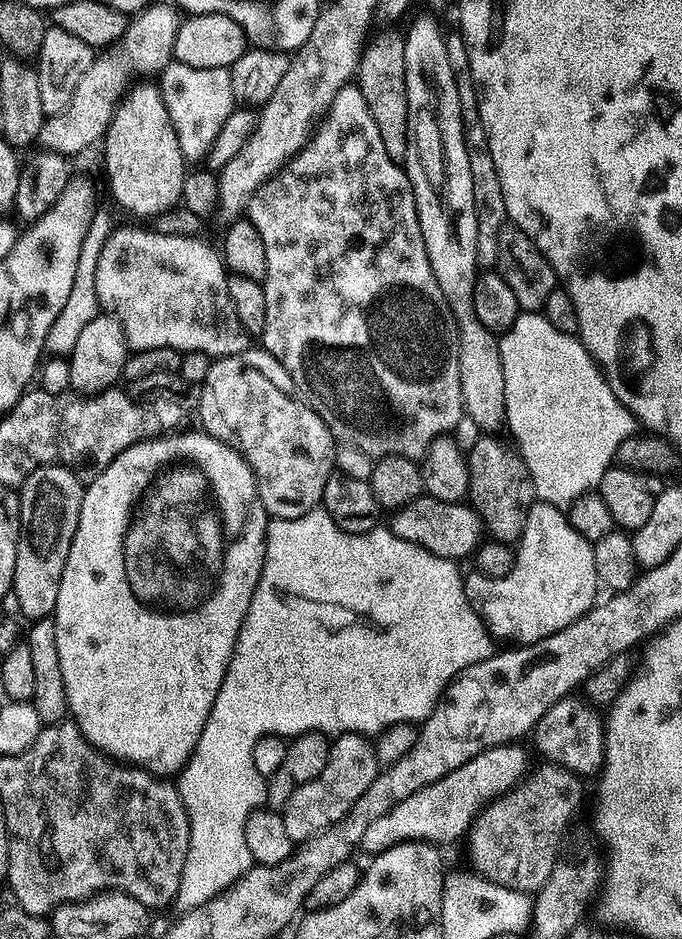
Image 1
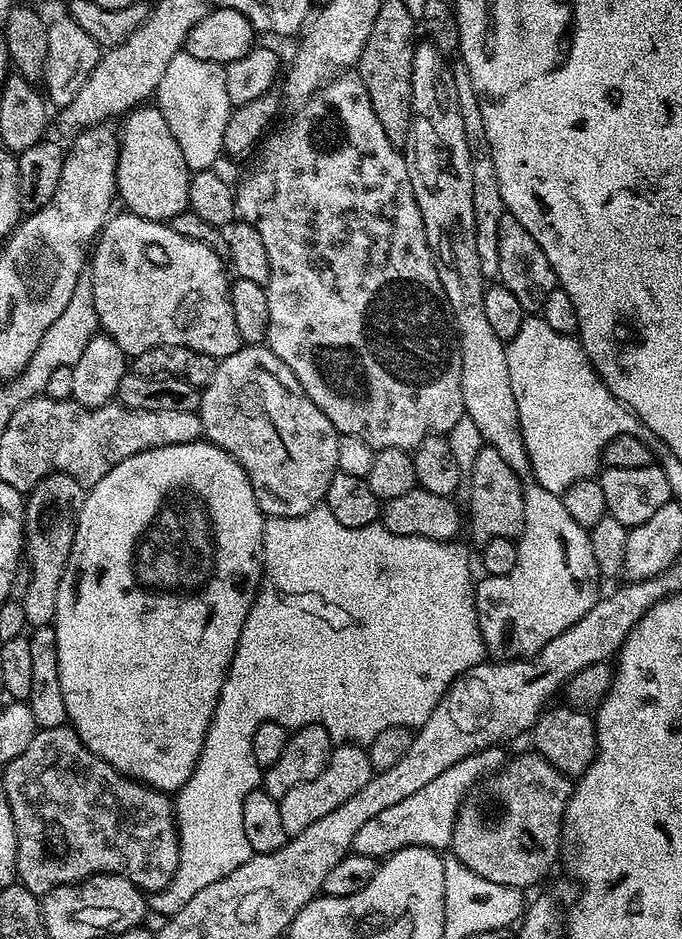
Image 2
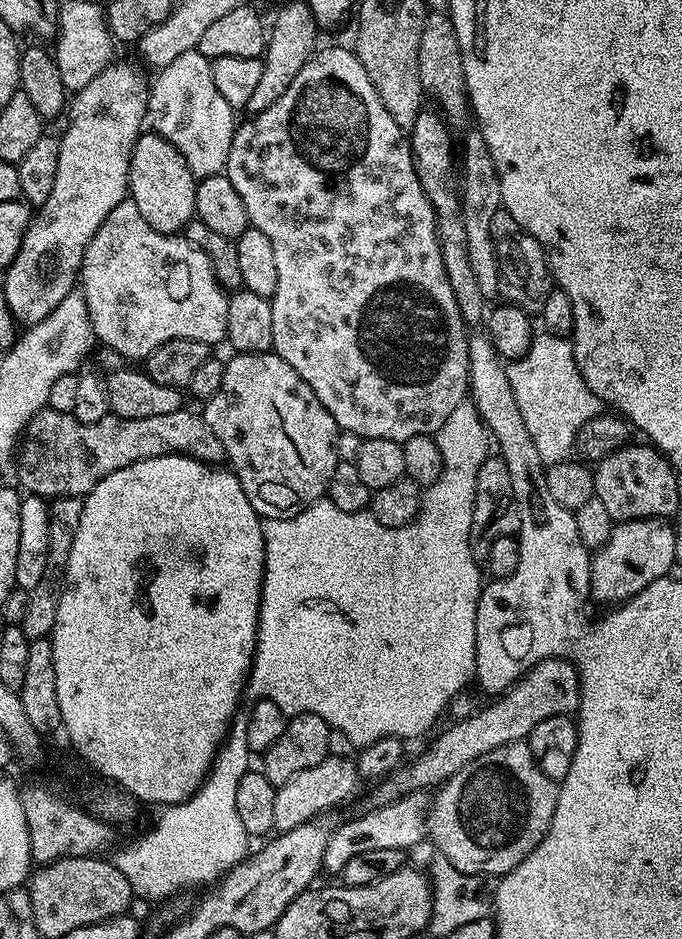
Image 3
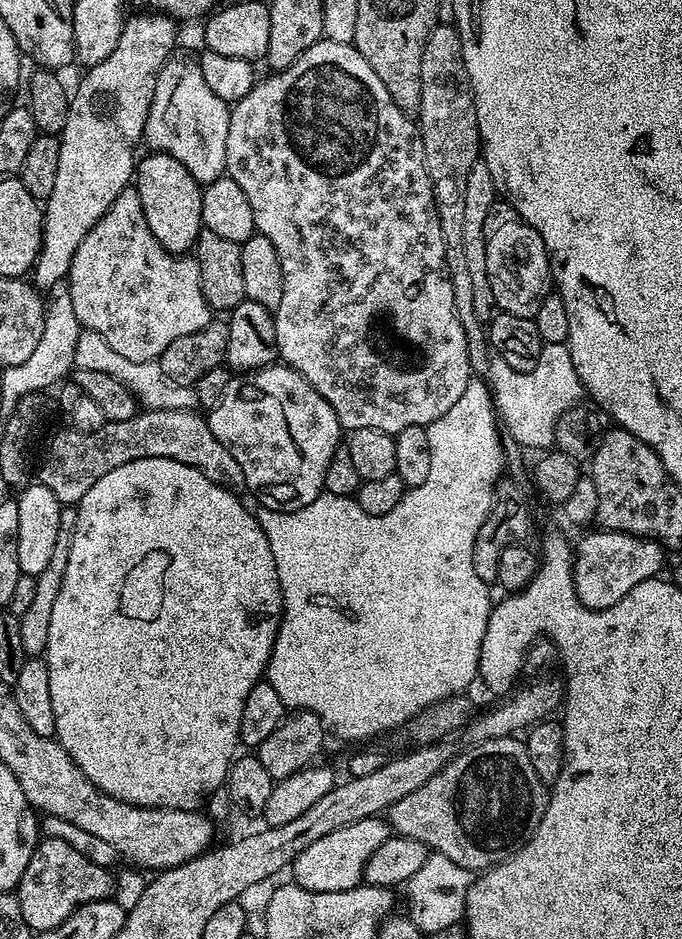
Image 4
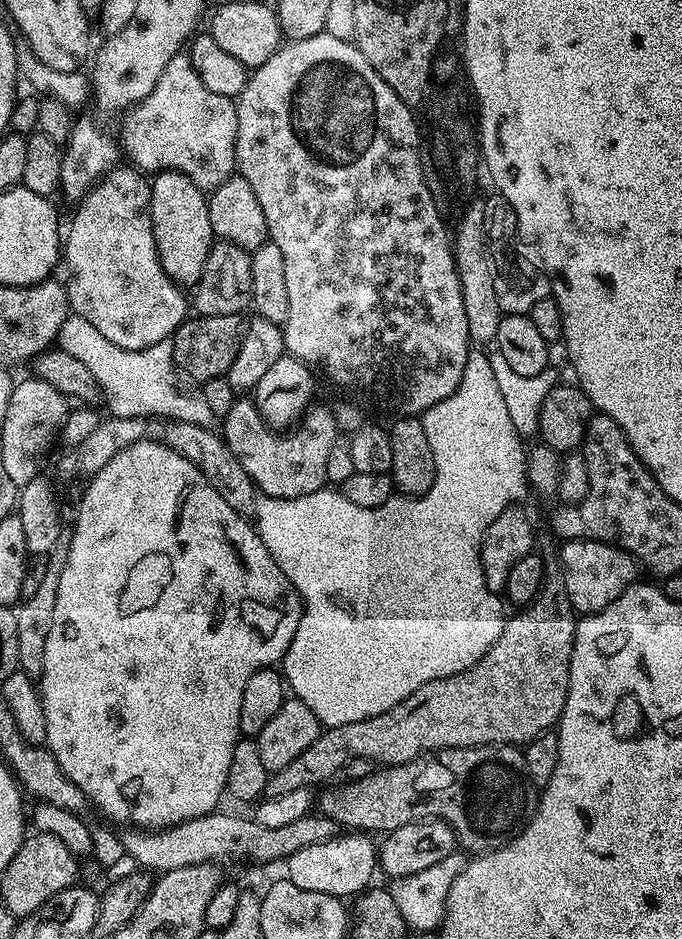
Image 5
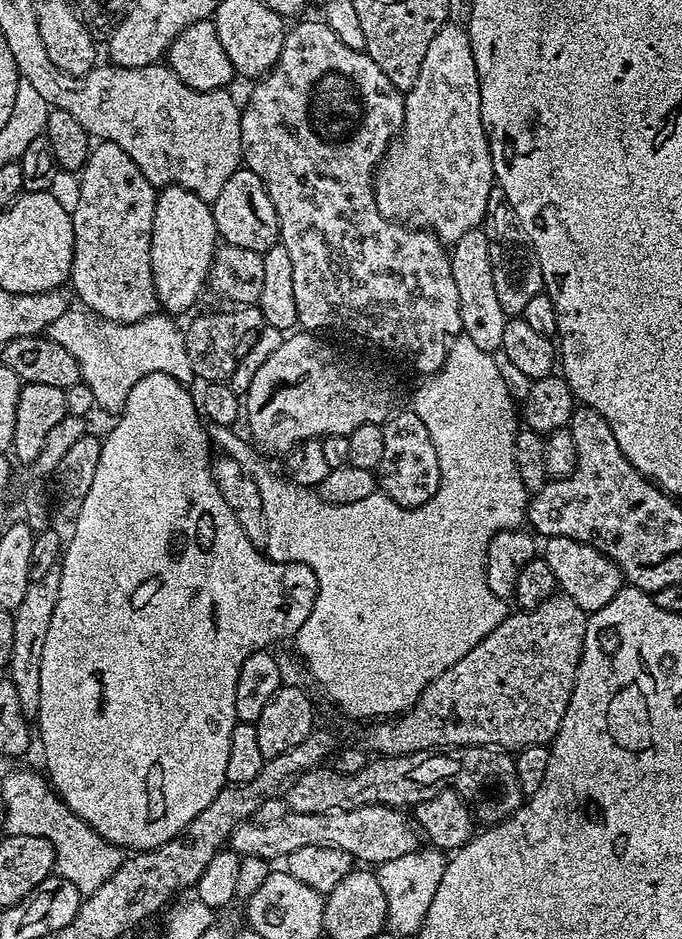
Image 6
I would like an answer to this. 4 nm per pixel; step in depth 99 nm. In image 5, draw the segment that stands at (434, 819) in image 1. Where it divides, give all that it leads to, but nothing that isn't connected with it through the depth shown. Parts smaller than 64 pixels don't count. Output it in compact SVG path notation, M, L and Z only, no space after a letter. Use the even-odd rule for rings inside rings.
M352 830L344 835L348 836L337 834L326 842L317 842L315 846L302 846L302 850L286 861L286 879L294 882L294 886L302 886L302 890L314 890L314 894L352 898L365 891L373 883L368 872L375 873L378 868L377 845L371 835L360 830Z

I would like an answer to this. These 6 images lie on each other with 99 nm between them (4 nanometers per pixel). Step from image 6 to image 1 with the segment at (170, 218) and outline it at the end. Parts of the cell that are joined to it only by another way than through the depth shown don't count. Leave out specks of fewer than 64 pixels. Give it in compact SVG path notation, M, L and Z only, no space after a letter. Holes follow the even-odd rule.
M155 83L140 84L129 87L116 106L116 112L108 131L104 133L104 168L108 171L108 188L112 196L128 212L136 216L153 218L163 212L170 211L180 204L182 182L186 171L186 161L182 154L182 146L178 146L178 134L174 134L174 122L170 122L170 114L166 114L166 102L162 102L162 94Z

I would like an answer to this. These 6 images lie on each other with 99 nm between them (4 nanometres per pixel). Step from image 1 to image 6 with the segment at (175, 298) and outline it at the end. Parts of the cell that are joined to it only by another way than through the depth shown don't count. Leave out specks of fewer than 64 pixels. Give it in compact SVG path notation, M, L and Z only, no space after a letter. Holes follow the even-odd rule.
M109 140L99 141L89 151L78 179L80 193L76 196L76 208L71 209L74 226L71 291L74 296L76 291L81 300L77 301L89 313L110 324L133 324L153 315L158 305L150 266L150 242L157 189L138 170L134 158Z

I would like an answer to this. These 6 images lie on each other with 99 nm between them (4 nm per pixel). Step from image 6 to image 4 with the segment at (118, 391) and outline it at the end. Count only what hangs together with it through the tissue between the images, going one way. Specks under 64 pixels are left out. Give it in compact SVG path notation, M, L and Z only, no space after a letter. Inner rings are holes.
M87 330L80 331L78 334L78 344L74 351L73 362L76 368L81 368L82 370L102 370L102 374L110 374L114 378L118 378L118 382L122 382L131 392L134 393L141 409L192 410L197 407L195 387L186 384L179 384L170 378L166 378L162 366L155 360L151 360L150 362L130 362L130 358L122 358L122 354L114 354L114 350L110 350L110 346L106 346L106 342L101 336L99 336L99 334L94 334Z

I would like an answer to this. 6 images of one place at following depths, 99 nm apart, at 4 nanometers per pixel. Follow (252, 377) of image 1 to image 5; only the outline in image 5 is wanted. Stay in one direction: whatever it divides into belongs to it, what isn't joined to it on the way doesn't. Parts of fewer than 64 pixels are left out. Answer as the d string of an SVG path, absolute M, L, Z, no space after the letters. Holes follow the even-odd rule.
M237 398L222 417L224 440L263 495L302 498L302 494L314 494L325 487L326 461L338 439L338 420L330 409L316 407L309 407L291 430L268 427L252 398Z

